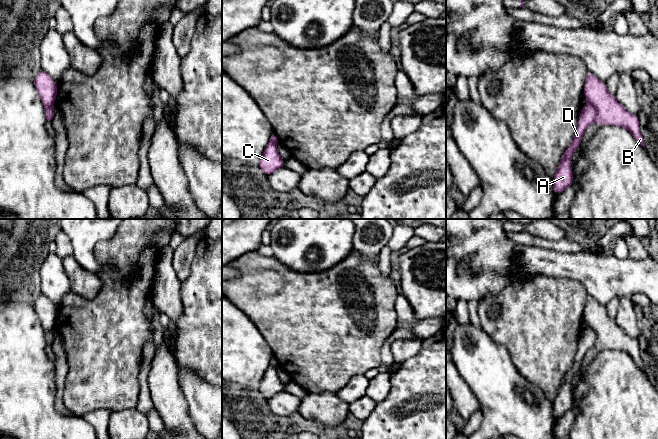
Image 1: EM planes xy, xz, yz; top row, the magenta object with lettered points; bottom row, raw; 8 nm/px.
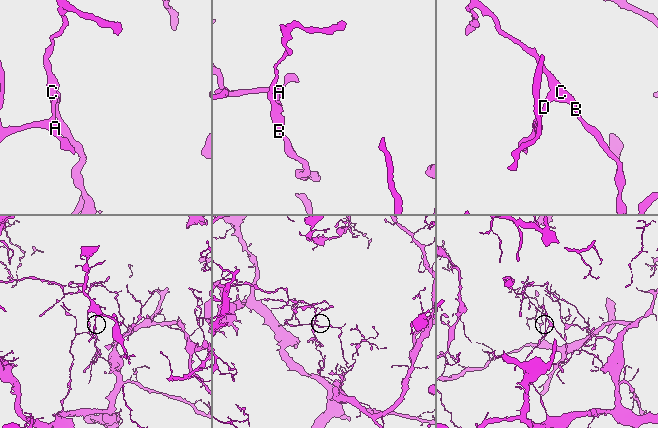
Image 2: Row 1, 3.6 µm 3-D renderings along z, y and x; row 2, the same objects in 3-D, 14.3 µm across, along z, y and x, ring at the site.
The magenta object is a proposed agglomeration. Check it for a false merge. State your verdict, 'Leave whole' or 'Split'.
Split

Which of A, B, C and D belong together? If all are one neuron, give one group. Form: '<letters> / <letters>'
A D / B C

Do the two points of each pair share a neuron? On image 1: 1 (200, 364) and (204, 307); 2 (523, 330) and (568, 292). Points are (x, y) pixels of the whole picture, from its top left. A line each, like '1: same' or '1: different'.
1: same
2: same

